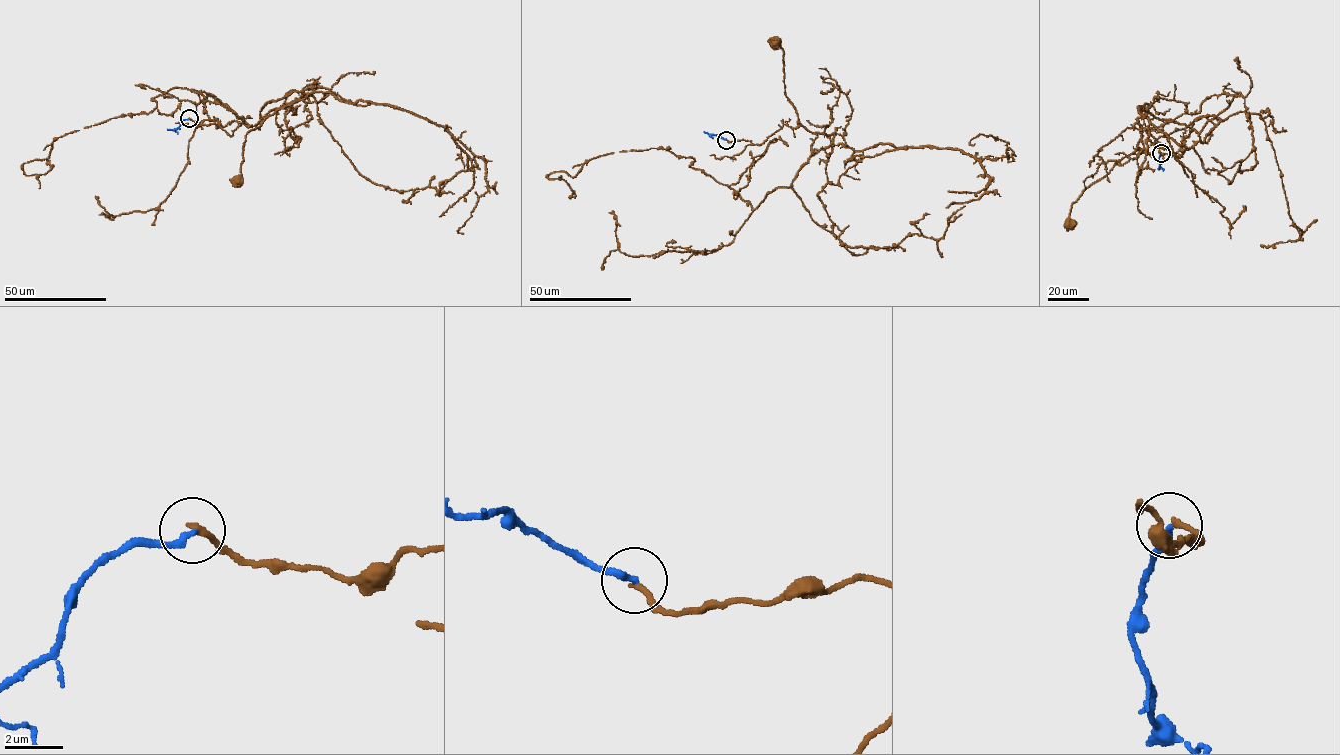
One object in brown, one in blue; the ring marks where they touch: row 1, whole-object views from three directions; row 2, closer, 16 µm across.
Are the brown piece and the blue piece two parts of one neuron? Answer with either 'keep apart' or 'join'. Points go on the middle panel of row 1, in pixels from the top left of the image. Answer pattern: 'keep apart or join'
keep apart

